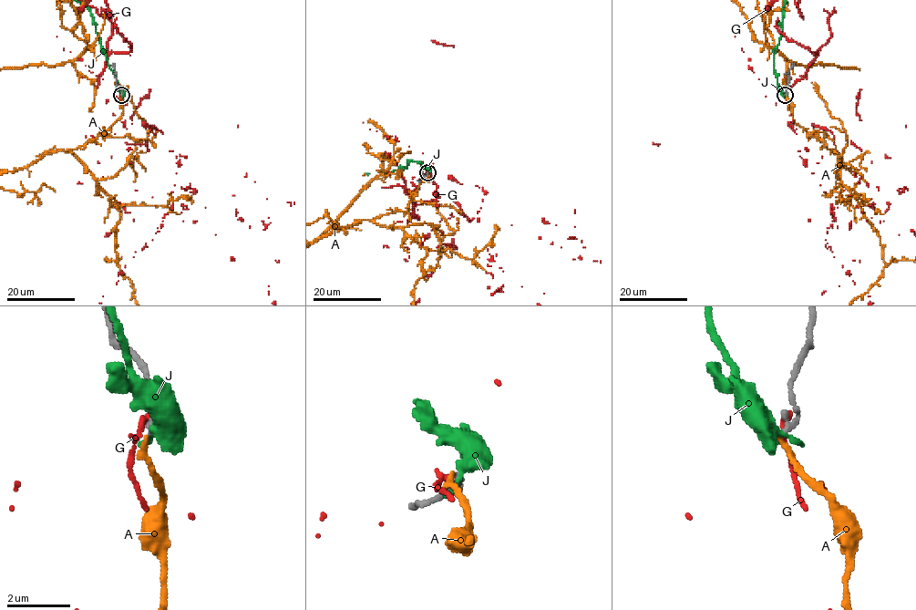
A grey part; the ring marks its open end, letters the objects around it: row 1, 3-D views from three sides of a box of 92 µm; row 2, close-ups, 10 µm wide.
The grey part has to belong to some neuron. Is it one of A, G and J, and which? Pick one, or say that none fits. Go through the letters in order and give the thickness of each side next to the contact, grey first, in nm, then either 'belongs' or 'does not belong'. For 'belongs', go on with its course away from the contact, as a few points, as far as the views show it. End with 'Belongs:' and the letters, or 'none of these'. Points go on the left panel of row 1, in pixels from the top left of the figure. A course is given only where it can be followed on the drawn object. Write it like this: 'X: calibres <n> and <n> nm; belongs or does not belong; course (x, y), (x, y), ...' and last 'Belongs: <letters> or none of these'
A: calibres 180 and 160 nm; belongs
G: calibres 180 and 180 nm; does not belong
J: calibres 180 and 440 nm; does not belong
Belongs: A

